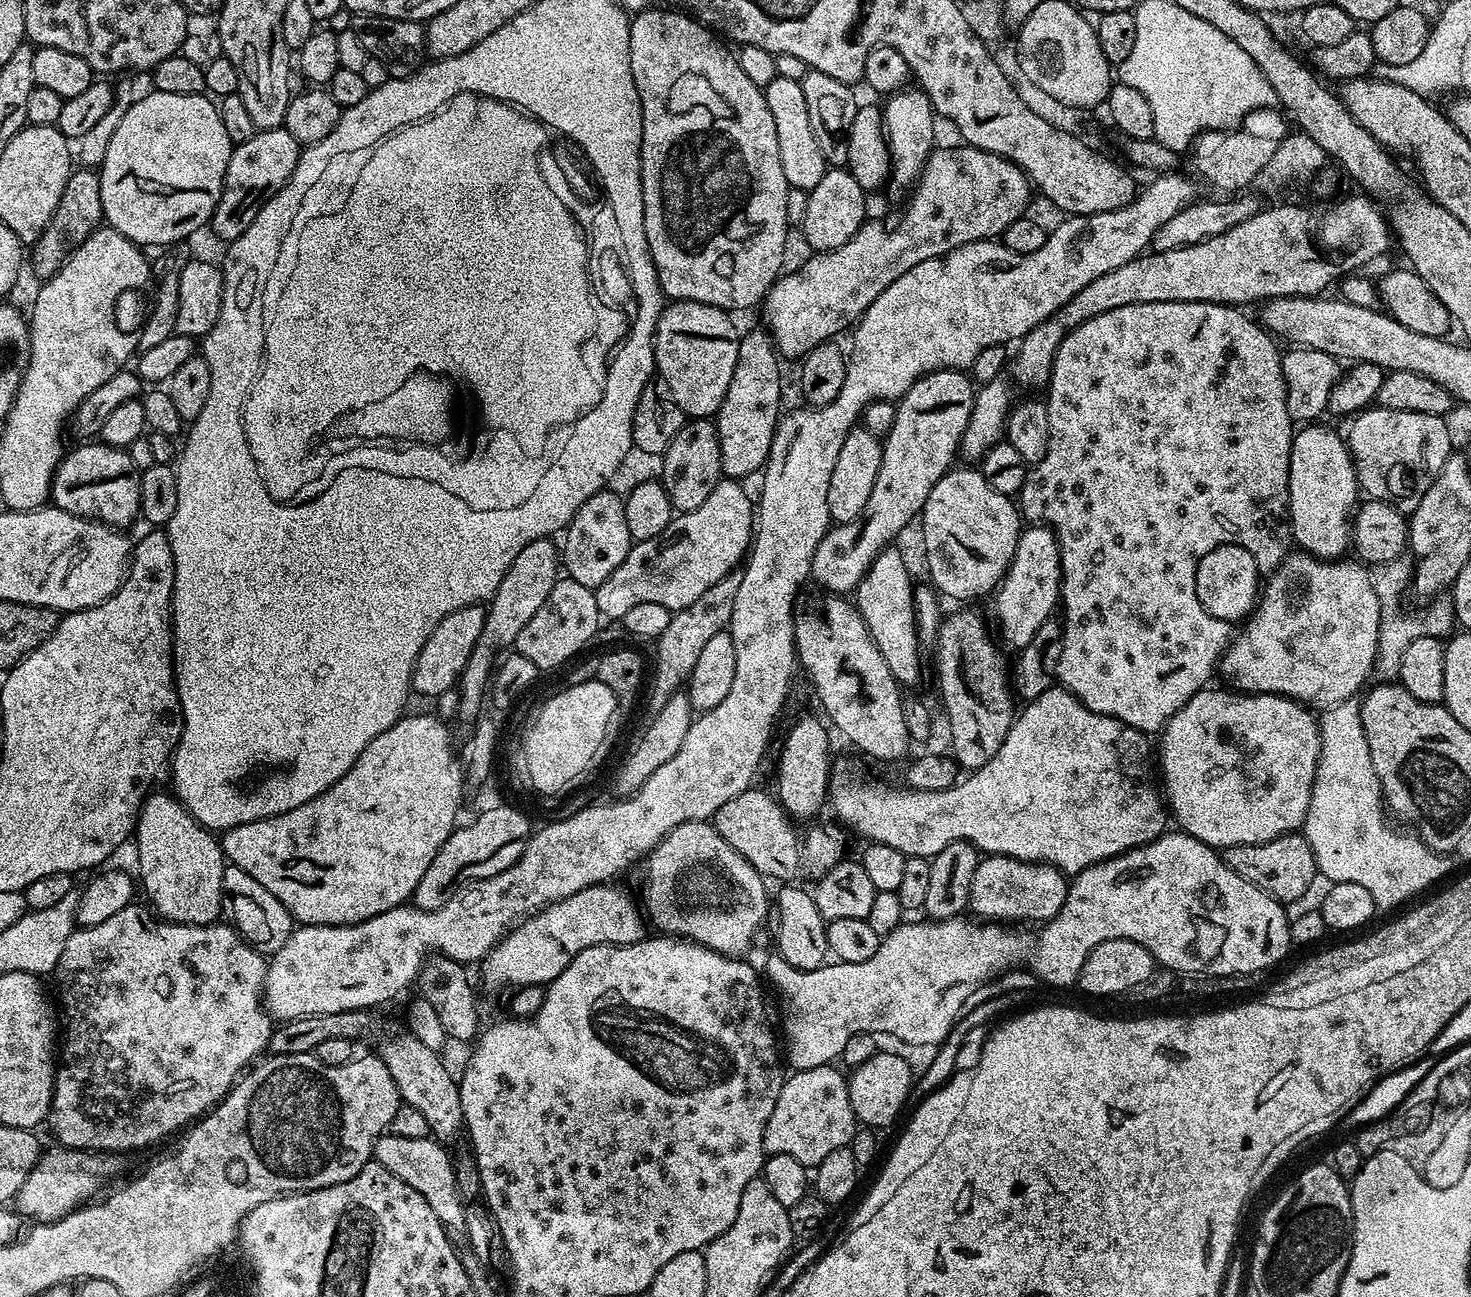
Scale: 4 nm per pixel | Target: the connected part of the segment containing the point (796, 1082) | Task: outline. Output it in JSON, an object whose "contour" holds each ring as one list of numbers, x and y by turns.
{"contour":[[836,1066,793,1071,785,1079,778,1102,774,1102,770,1122,766,1122,764,1150,768,1156,790,1154,790,1158,798,1158,805,1166,815,1166,826,1154,849,1147,857,1130,845,1073,840,1073]]}

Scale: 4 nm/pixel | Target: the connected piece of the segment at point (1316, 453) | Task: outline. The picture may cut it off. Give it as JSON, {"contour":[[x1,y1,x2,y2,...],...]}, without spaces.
{"contour":[[1320,422,1309,423,1293,435,1288,475,1288,517,1297,549,1326,560,1339,560,1353,543,1354,517,1362,493,1345,437,1322,425]]}

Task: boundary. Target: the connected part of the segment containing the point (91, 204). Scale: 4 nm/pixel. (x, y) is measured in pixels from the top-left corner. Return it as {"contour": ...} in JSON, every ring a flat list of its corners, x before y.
{"contour":[[83,166,77,167,66,182,66,190,62,190,62,198,58,202,58,210,50,218,46,230,42,230,40,237,30,248,30,268,37,276,37,281,48,280,60,267,68,261,71,252,87,238,87,236,101,227,104,220,102,210,102,186,99,171]]}

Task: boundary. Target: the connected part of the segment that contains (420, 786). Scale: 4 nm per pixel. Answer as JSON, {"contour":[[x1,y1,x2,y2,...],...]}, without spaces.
{"contour":[[405,714,362,750,354,766,330,790,286,814,227,829,219,837,220,849,231,867,246,870,262,882,297,925,360,924,411,901,430,862,458,827,464,784,466,768,452,749,447,726,436,716]]}

